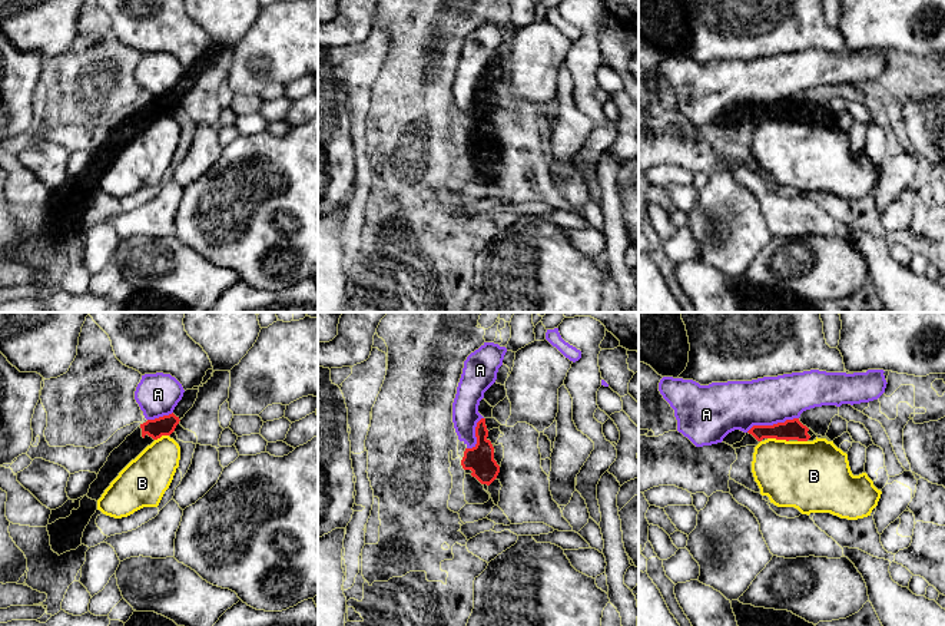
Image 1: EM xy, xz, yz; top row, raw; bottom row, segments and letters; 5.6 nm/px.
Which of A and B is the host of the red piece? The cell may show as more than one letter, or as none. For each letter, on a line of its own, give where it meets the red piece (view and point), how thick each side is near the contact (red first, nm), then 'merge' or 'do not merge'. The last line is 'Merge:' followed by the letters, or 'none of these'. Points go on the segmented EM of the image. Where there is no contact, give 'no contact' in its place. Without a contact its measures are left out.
A: meets red in yz at (773, 424); 110 nm thick on the red side, 280 nm on the other; do not merge
B: meets red in yz at (778, 439); 110 nm thick on the red side, 380 nm on the other; do not merge
Merge: none of these

